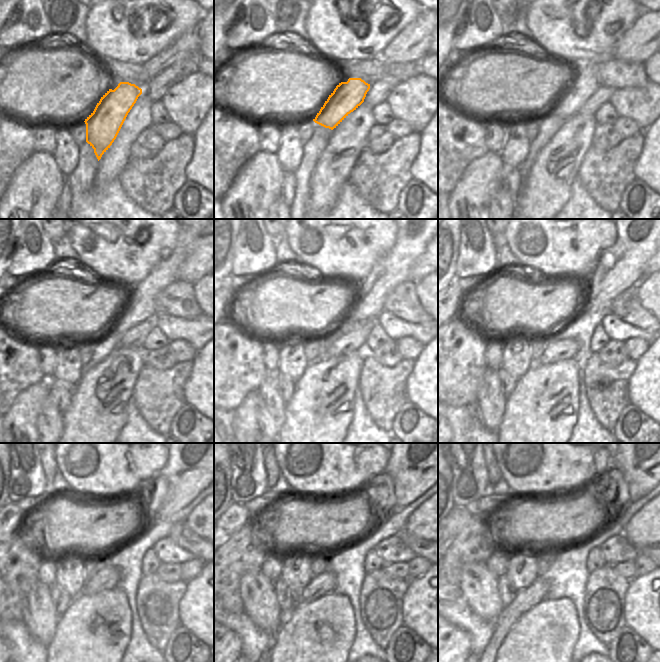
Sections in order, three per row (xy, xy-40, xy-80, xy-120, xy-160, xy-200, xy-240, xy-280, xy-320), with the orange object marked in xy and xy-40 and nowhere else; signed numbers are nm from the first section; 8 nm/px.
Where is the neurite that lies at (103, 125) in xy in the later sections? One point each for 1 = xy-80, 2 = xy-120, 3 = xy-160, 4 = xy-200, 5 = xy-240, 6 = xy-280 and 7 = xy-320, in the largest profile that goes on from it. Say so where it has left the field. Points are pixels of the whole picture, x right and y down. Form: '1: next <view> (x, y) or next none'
1: next xy-80 (572, 96)
2: next xy-120 (140, 305)
3: next xy-160 (412, 239)
4: next xy-200 (619, 266)
5: next xy-240 (193, 464)
6: next xy-280 (416, 463)
7: next xy-320 (641, 463)

